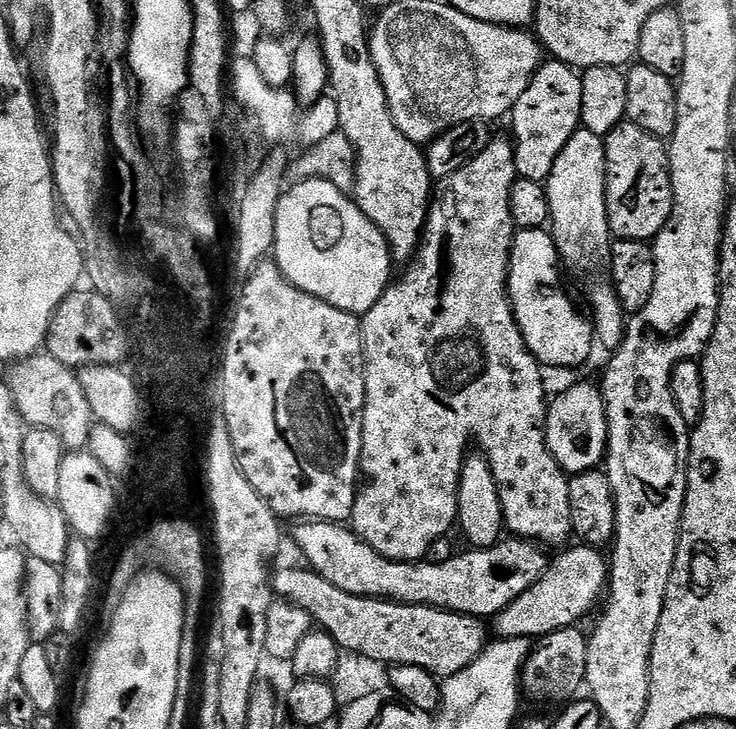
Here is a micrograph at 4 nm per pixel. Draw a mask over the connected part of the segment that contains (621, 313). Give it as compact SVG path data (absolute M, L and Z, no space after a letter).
M583 128L576 131L566 142L565 149L558 154L554 169L545 183L547 198L550 202L549 225L555 238L555 246L559 251L561 263L583 280L584 292L593 312L590 315L593 325L593 335L597 343L606 349L606 352L616 350L624 340L626 327L626 313L617 296L616 288L611 283L610 271L612 265L612 235L609 230L608 211L605 202L605 146L604 139L586 131Z

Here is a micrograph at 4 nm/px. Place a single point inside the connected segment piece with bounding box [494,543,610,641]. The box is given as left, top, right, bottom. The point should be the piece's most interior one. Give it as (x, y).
(574, 582)

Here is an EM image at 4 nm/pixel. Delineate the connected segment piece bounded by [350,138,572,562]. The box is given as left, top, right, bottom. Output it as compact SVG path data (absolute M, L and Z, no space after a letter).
M494 138L486 146L486 150L482 150L482 154L466 162L462 170L439 181L428 210L424 232L420 235L420 248L405 267L409 268L401 274L400 281L398 276L395 282L389 283L382 298L378 298L378 302L374 302L374 306L370 306L370 310L363 313L360 322L364 339L364 410L362 413L364 433L360 451L360 476L363 480L356 494L350 527L361 540L365 540L378 555L386 557L387 560L423 561L427 557L424 555L431 550L432 543L442 539L451 528L454 528L457 523L458 498L456 496L460 485L460 471L469 455L468 443L471 440L480 443L479 451L494 474L502 498L504 522L507 531L513 537L530 540L541 546L549 546L548 544L564 546L569 543L572 536L569 477L564 476L565 469L552 457L545 432L546 399L544 400L544 380L540 377L542 366L528 353L528 347L512 313L512 304L508 300L508 253L512 251L512 237L518 231L510 214L510 190L517 178L516 150L513 141Z

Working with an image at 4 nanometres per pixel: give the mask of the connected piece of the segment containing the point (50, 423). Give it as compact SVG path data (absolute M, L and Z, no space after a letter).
M47 354L15 361L9 368L12 369L8 372L6 383L25 425L29 429L41 428L58 434L65 449L87 449L94 417L80 385L79 375L73 369L62 366L58 358Z

